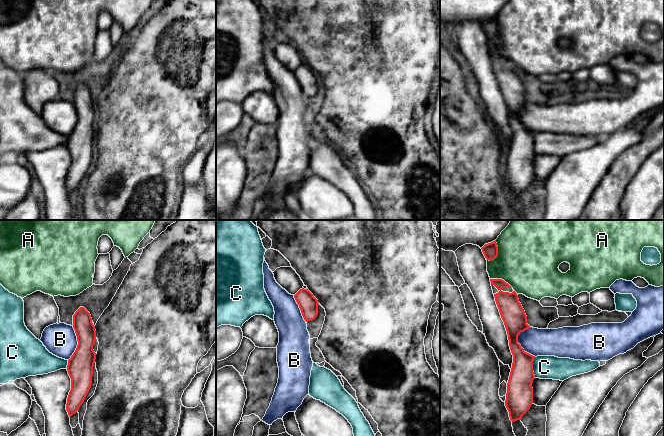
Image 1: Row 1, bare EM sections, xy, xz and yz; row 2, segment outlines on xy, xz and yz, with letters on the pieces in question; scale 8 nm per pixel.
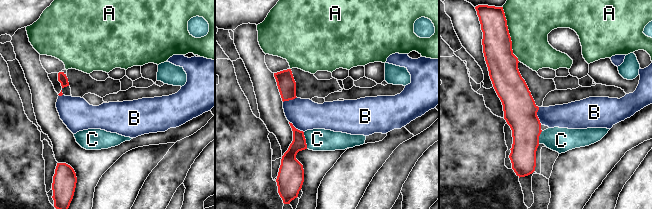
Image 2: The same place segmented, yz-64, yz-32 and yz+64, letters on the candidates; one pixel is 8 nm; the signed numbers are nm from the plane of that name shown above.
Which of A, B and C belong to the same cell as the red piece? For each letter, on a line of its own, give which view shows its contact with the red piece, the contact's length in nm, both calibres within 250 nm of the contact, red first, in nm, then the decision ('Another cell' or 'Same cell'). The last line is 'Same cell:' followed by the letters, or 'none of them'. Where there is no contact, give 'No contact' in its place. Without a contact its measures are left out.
A: Touches red in yz. Shared border 190 nm. Thickness 120 nm (red) against 500 nm. Another cell
B: Touches red in yz. Shared border 240 nm. Thickness 190 nm (red) against 220 nm. Another cell
C: Touches red in yz. Shared border 170 nm. Thickness 220 nm (red) against 190 nm. Same cell
Same cell: C

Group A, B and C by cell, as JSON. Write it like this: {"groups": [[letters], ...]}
{"groups": [["A"], ["B"], ["C"]]}

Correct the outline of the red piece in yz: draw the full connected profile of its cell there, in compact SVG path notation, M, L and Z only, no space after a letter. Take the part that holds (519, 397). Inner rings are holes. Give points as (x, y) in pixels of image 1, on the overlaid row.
M490 279L491 286L494 285L499 292L494 294L497 307L501 318L504 322L511 353L513 355L513 363L507 383L507 393L505 406L509 412L510 420L513 422L521 420L522 416L530 409L533 403L533 388L532 383L535 378L553 379L564 381L572 376L591 372L600 367L599 361L591 360L574 360L570 358L558 358L555 356L533 356L524 351L518 343L518 336L521 332L531 328L527 324L527 316L519 302L518 295L515 291L512 293L503 292L504 288L512 288L502 279Z

